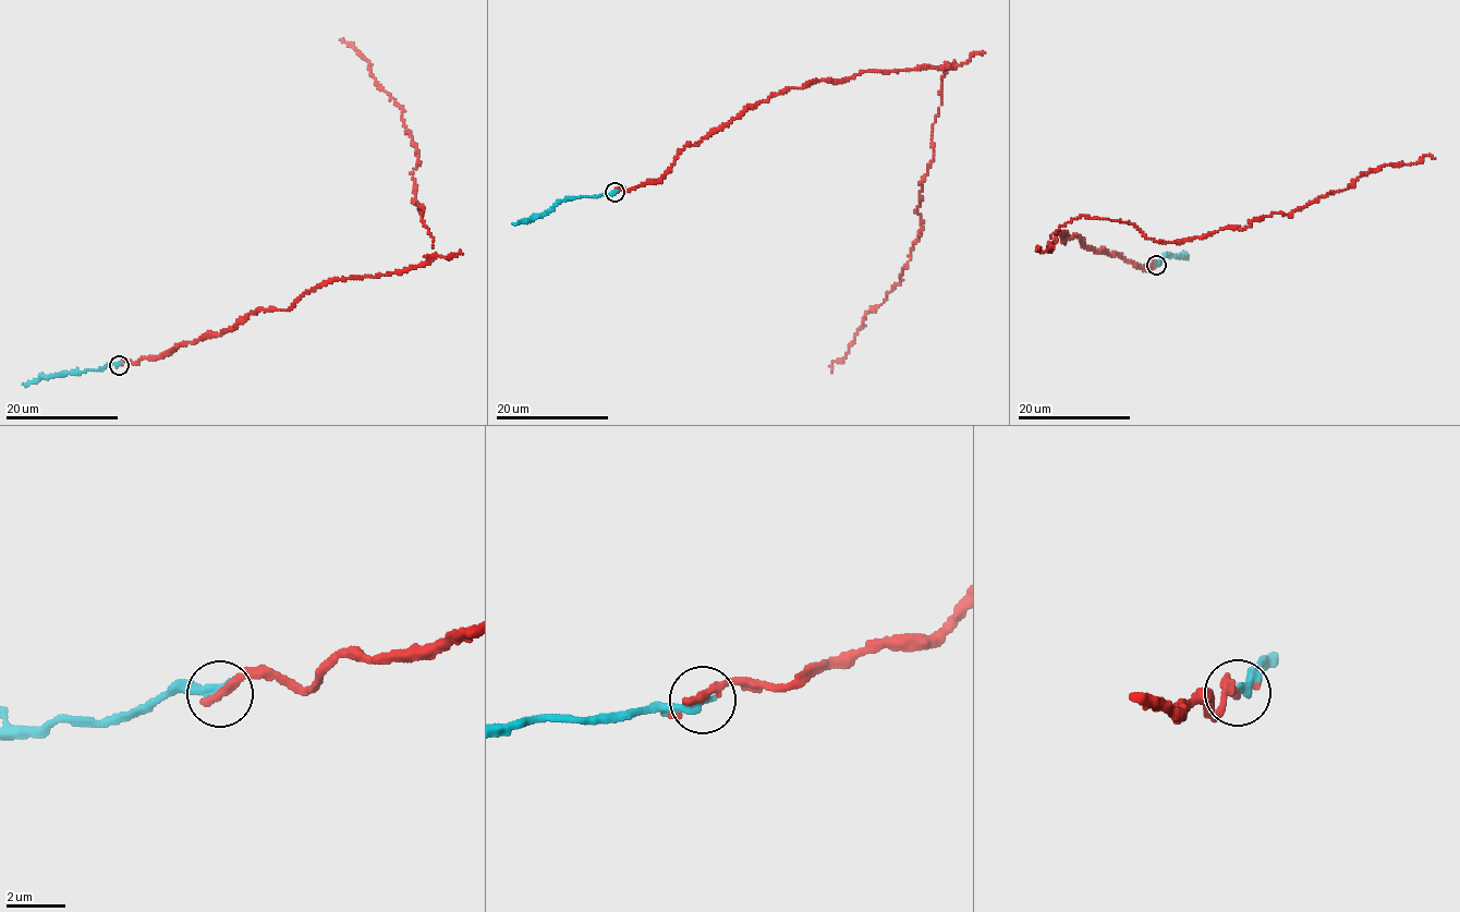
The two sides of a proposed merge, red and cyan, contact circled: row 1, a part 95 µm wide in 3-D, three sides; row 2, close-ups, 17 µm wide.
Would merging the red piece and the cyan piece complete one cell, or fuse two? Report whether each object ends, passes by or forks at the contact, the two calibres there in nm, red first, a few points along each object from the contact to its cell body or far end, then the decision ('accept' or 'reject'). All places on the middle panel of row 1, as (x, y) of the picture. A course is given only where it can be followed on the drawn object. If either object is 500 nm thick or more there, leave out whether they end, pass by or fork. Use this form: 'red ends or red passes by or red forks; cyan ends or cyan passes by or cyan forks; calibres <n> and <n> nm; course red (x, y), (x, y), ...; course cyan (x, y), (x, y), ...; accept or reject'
red passes by; cyan ends; calibres 280 and 380 nm; course red (613, 193), (658, 181), (683, 148), (774, 94), (954, 60), (920, 184), (922, 230), (830, 373); course cyan (613, 193), (559, 199), (544, 214), (513, 225); accept

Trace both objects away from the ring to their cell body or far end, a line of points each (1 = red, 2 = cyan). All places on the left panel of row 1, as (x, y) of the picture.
1: (119, 365), (435, 254), (403, 109), (342, 40)
2: (119, 365), (65, 372), (23, 384)

